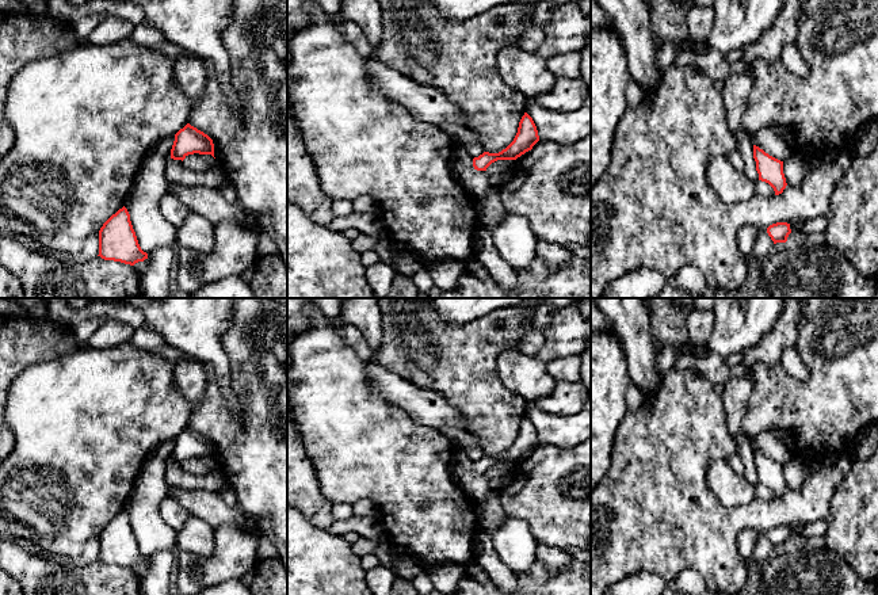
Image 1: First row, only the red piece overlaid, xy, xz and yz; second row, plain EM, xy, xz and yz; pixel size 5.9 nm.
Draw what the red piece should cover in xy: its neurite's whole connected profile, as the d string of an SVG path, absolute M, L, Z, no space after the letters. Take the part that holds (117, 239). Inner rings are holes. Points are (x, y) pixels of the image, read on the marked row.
M125 206L100 228L98 256L130 266L148 259L148 253L138 244L130 214Z

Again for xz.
M524 112L519 122L518 133L514 141L499 153L484 152L473 159L473 167L477 171L486 171L486 168L497 160L516 160L539 141L537 126L532 118Z

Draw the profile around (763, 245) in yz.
M764 229L759 233L755 248L748 256L751 270L756 270L757 263L764 259L771 251L774 251L774 241L768 236L767 229Z

